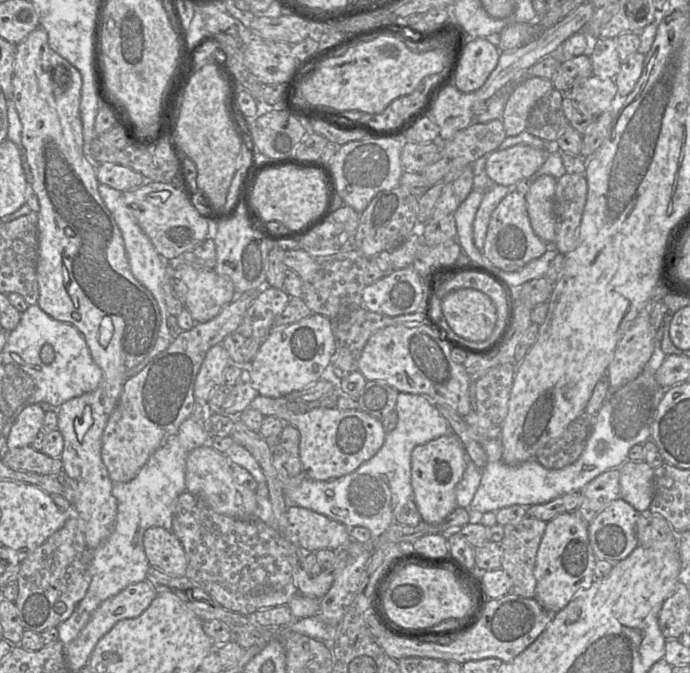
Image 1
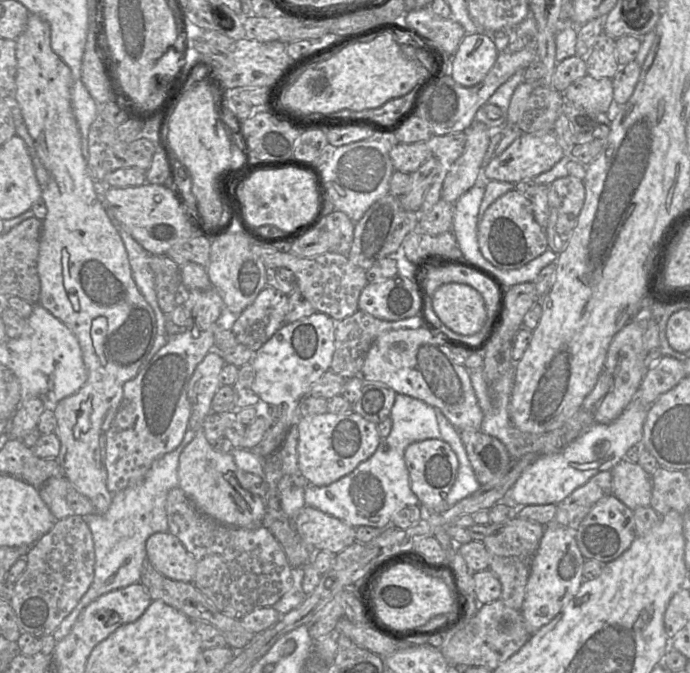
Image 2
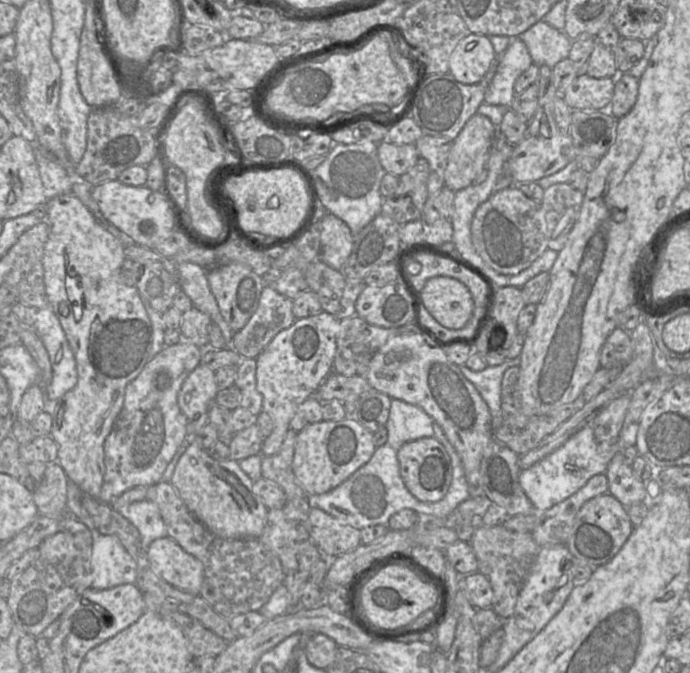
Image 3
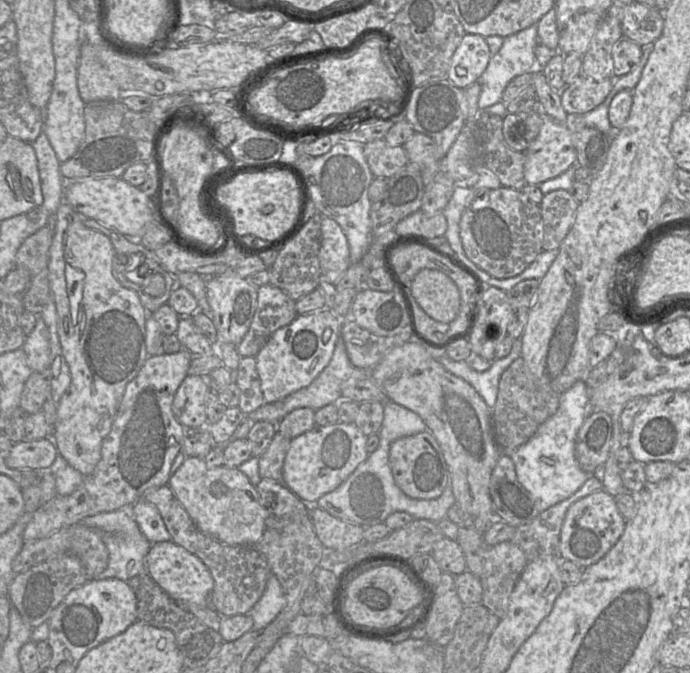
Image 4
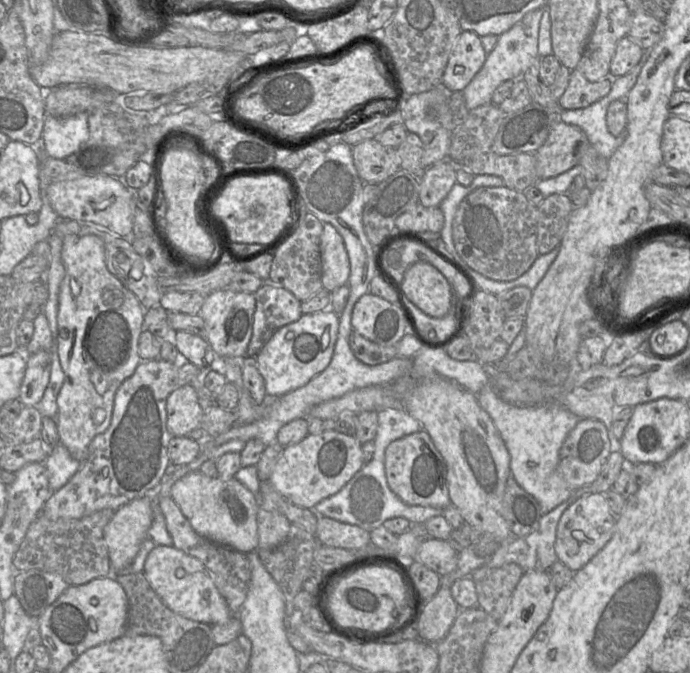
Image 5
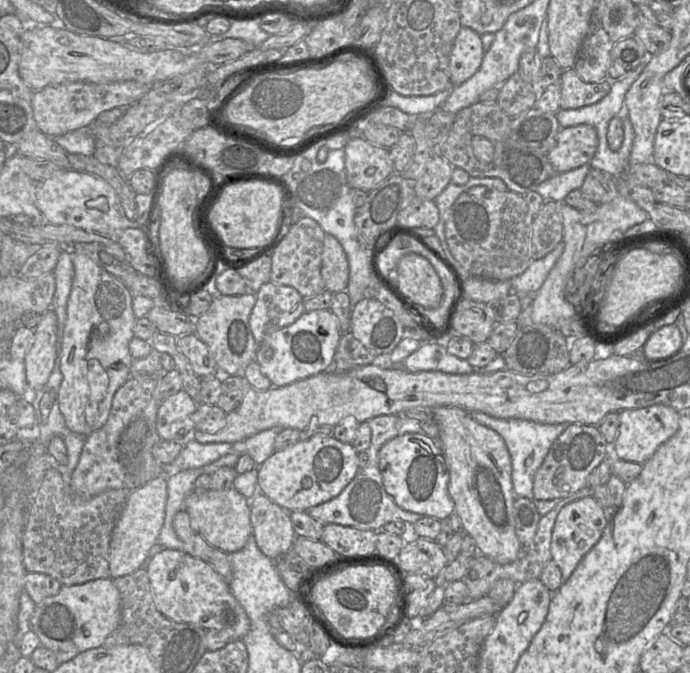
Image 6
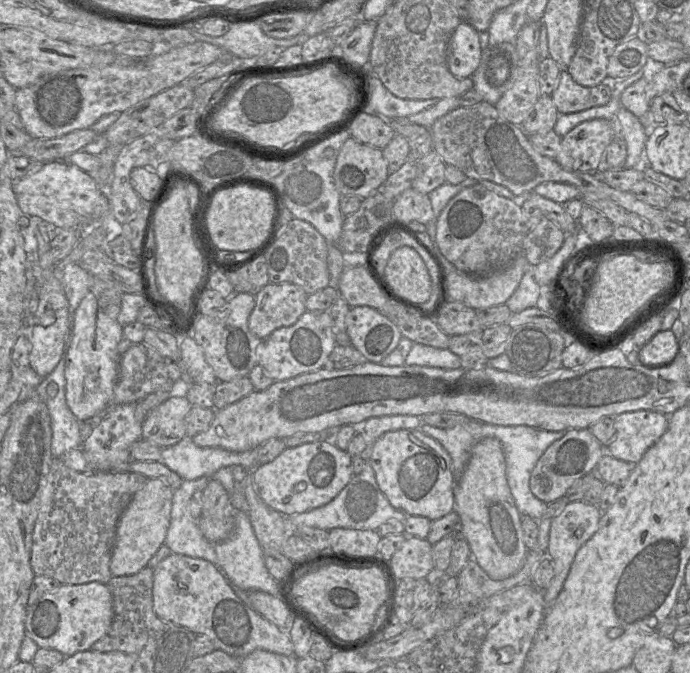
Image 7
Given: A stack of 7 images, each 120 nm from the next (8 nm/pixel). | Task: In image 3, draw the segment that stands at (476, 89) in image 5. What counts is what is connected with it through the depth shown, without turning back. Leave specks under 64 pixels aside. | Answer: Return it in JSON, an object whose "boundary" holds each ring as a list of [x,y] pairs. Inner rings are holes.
{"boundary":[[[512,38],[507,49],[498,55],[496,72],[486,89],[484,103],[510,108],[515,96],[514,83],[532,64],[527,46],[519,38]]]}

